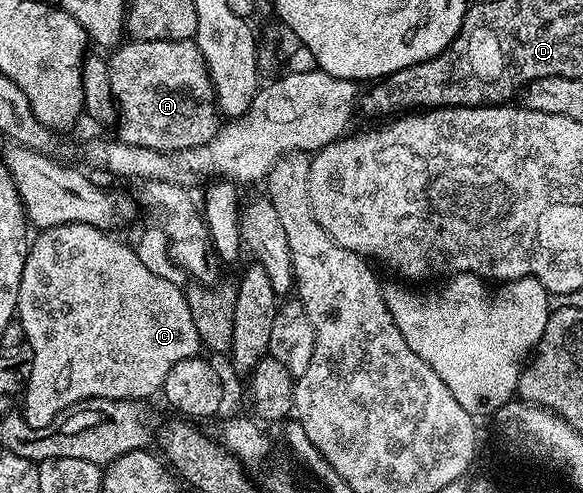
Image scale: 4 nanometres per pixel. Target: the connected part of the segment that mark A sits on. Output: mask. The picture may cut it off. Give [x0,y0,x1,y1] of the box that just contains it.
[107,40,221,152]

